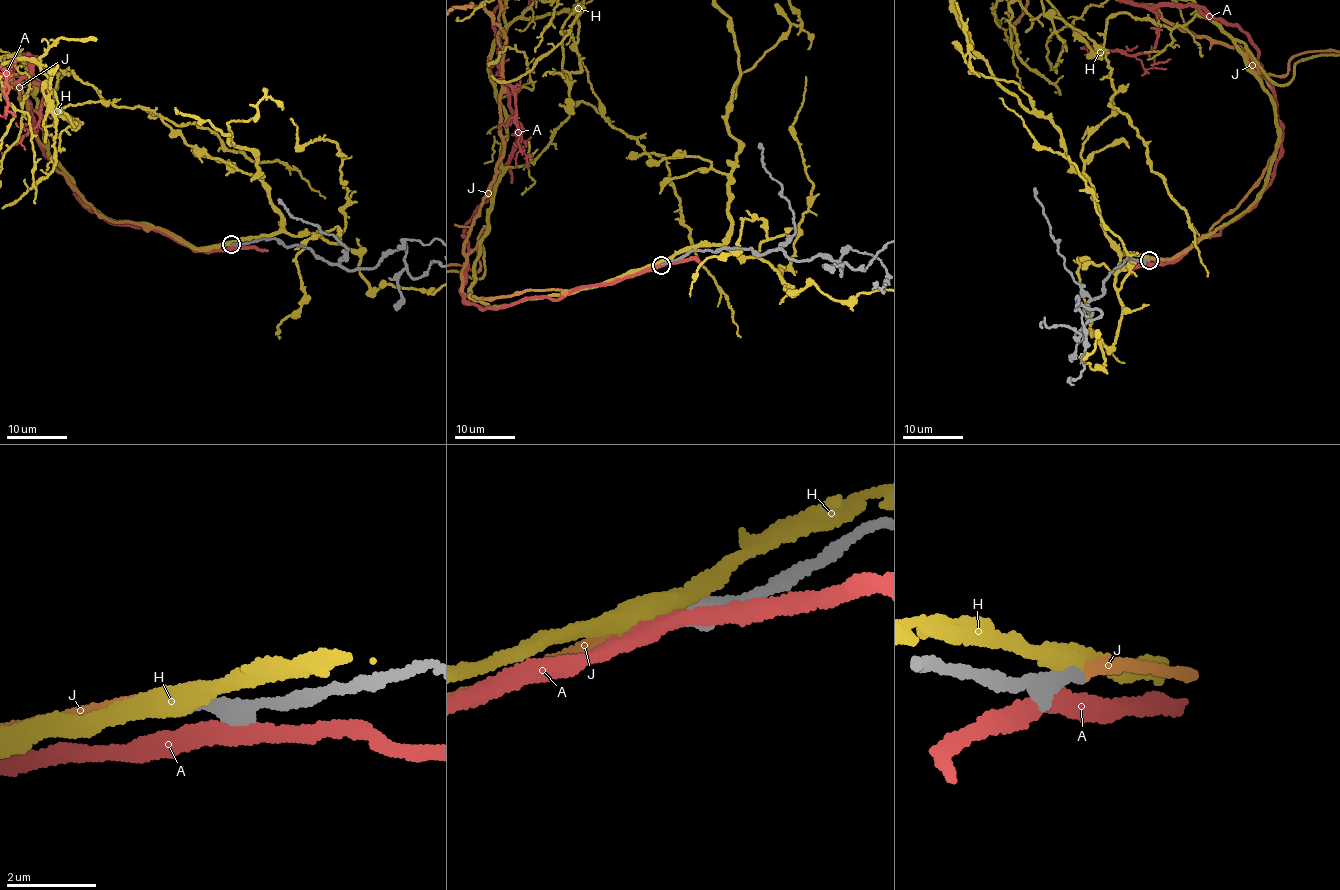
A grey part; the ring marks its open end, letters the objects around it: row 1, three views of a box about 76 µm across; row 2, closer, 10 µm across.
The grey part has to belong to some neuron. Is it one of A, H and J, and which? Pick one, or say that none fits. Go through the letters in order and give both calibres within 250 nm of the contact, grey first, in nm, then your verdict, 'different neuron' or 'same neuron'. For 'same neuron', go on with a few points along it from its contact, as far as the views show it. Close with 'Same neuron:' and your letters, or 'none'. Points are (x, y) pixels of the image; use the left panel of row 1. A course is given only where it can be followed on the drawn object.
A: 360 nm thick on the grey side, 340 nm on the other; different neuron
H: 320 nm thick on the grey side, 480 nm on the other; different neuron
J: 240 nm thick on the grey side, 240 nm on the other; same neuron
Same neuron: J

